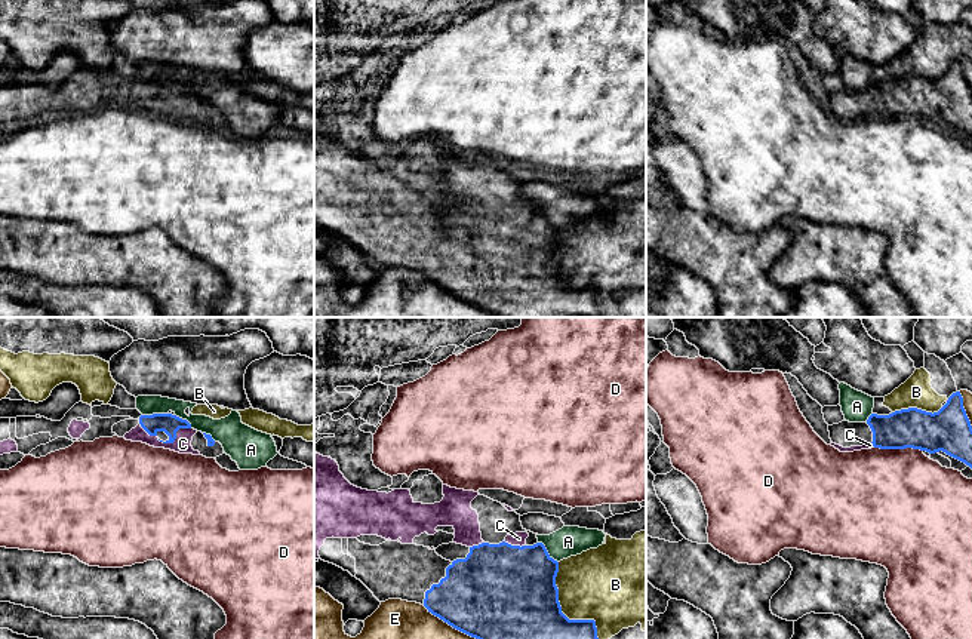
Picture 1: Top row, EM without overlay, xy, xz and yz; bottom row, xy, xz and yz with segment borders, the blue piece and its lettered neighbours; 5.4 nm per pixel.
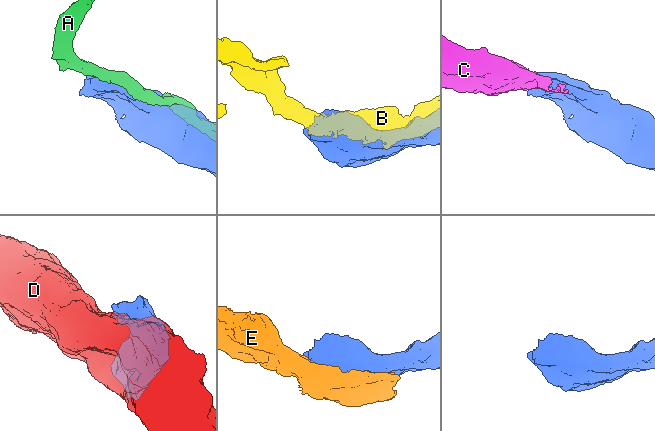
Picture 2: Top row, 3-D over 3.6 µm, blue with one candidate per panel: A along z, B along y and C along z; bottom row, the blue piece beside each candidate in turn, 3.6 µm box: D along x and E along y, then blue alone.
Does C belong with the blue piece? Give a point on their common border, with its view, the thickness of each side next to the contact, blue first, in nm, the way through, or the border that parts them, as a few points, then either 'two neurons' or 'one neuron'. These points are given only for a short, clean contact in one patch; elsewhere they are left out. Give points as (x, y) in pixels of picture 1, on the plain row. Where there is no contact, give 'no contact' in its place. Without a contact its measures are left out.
meets blue in xy at (175, 106); 110 nm thick on the blue side, 100 nm on the other; runs through xy (168, 91), (175, 98), (175, 106), (182, 111); one neuron

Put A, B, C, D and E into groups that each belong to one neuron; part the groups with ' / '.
A / B / C / D / E

